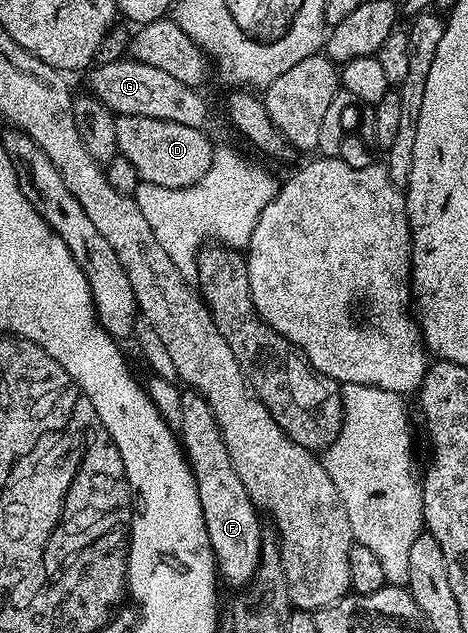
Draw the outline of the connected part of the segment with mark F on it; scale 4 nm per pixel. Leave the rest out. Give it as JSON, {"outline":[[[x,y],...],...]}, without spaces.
{"outline":[[[194,391],[183,393],[181,427],[177,433],[187,461],[195,473],[201,515],[205,515],[205,527],[209,531],[209,543],[215,556],[218,576],[224,586],[232,585],[232,590],[242,590],[250,585],[259,560],[263,558],[263,542],[259,533],[260,514],[245,491],[245,483],[241,483],[237,471],[233,471],[233,463],[229,459],[229,451],[225,447],[217,419],[201,394]]]}

